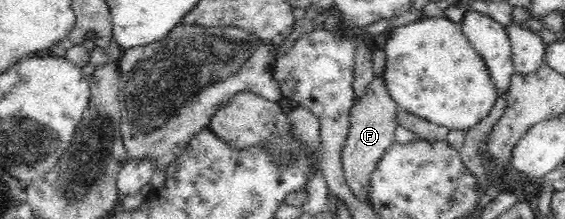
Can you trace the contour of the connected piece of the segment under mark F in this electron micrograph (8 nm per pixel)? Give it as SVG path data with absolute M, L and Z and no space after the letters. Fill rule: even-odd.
M375 77L356 100L351 110L349 132L341 151L341 164L346 183L359 201L368 202L370 178L383 154L395 144L398 104L391 98L385 79Z

